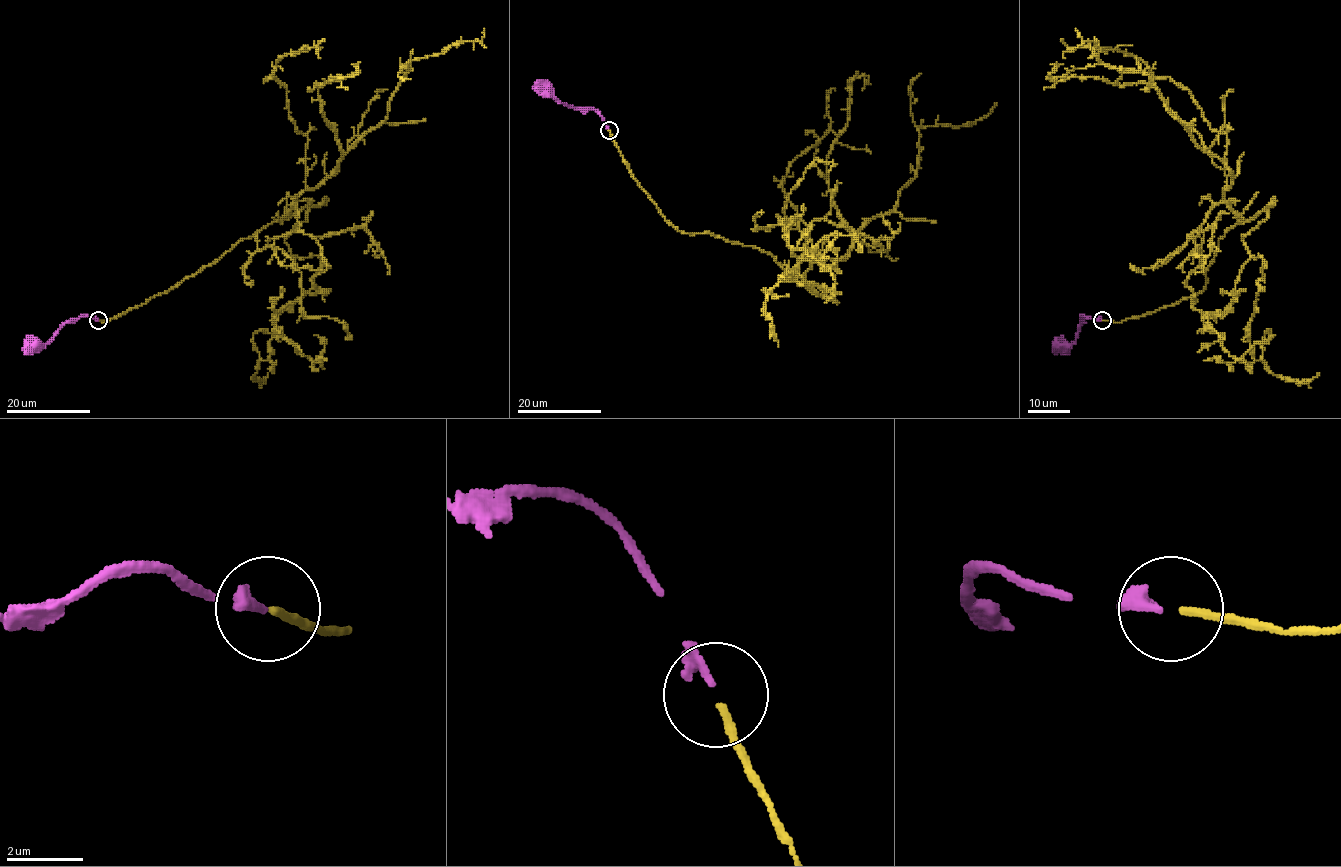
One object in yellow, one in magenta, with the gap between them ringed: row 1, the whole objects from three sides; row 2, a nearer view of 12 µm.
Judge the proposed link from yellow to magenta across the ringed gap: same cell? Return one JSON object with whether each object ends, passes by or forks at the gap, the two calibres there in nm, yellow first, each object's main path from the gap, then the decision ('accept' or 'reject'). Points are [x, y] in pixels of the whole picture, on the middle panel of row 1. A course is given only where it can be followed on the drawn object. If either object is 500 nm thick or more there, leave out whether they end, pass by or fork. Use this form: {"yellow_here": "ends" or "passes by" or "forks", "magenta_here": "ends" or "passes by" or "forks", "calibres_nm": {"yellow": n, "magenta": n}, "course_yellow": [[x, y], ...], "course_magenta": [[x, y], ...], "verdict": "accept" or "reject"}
{"yellow_here": "ends", "magenta_here": "ends", "calibres_nm": {"yellow": 220, "magenta": 240}, "course_yellow": [[609, 131], [676, 227], [791, 270], [809, 252], [842, 259], [895, 206], [922, 128], [970, 124], [994, 102]], "course_magenta": [[609, 129], [594, 109], [563, 105], [546, 89]], "verdict": "accept"}

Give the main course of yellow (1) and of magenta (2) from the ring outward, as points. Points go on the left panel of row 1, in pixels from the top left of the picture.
1: (98, 320), (165, 293), (281, 219), (385, 120), (411, 60), (480, 41), (483, 29)
2: (98, 320), (83, 316), (67, 321), (44, 344), (35, 345)

